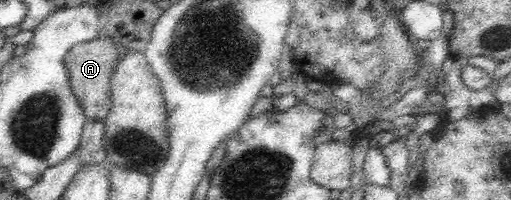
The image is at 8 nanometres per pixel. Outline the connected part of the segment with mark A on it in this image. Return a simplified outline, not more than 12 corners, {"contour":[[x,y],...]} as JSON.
{"contour":[[111,37],[78,43],[64,61],[87,118],[105,121],[122,53]]}

